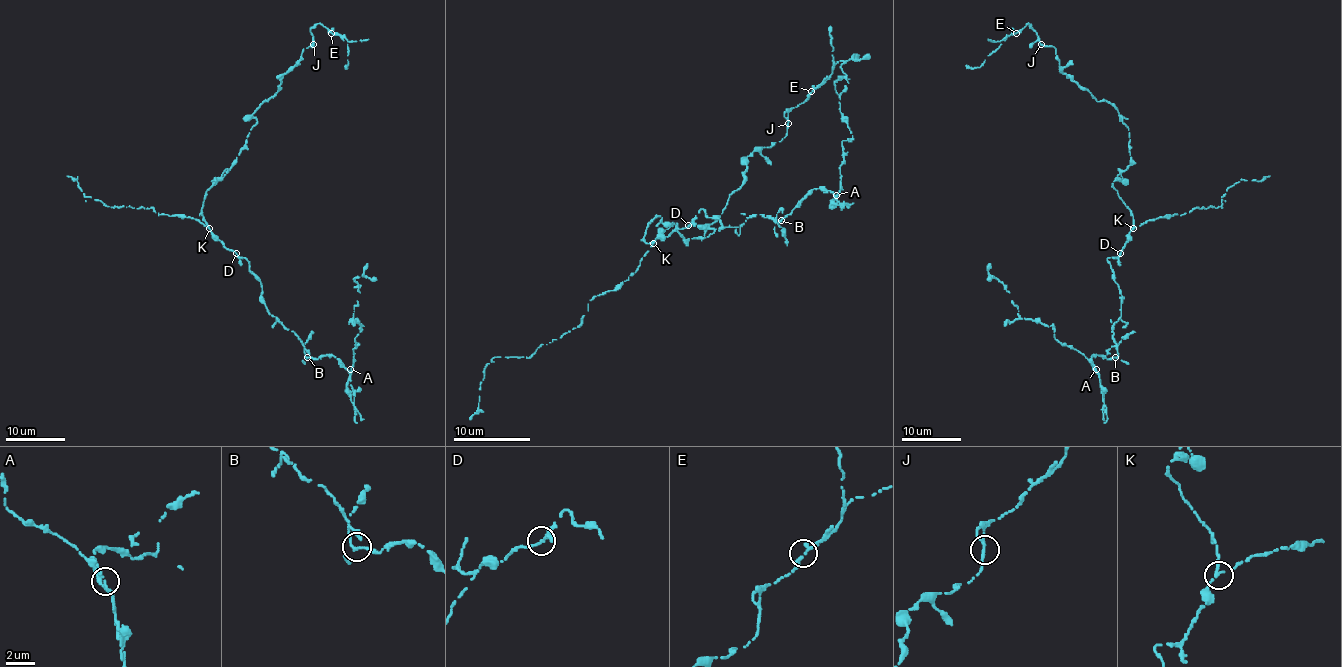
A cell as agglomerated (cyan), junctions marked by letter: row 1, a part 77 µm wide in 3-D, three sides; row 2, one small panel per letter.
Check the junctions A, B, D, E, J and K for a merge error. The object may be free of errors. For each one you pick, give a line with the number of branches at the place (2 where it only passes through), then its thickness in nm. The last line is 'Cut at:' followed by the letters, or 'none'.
K: Branches: 3. Thickness 180 nm
Cut at: K

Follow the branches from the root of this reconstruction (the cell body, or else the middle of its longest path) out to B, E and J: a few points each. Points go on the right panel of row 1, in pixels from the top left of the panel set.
B: (1129, 235), (1121, 253), (1106, 259), (1121, 294), (1121, 317), (1111, 331), (1118, 354), (1115, 357)
E: (1129, 235), (1132, 211), (1112, 186), (1130, 163), (1129, 128), (1062, 71), (1056, 49), (1029, 24), (1016, 33)
J: (1129, 235), (1132, 211), (1112, 186), (1130, 163), (1129, 128), (1109, 102), (1062, 71), (1053, 46), (1041, 44)

